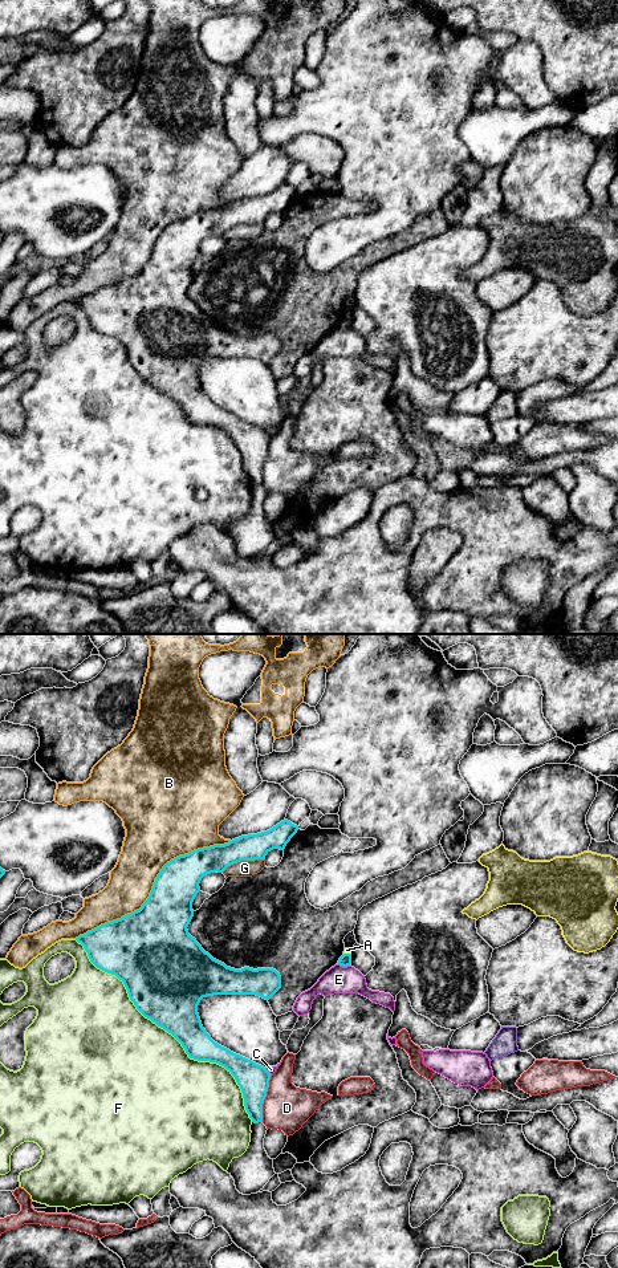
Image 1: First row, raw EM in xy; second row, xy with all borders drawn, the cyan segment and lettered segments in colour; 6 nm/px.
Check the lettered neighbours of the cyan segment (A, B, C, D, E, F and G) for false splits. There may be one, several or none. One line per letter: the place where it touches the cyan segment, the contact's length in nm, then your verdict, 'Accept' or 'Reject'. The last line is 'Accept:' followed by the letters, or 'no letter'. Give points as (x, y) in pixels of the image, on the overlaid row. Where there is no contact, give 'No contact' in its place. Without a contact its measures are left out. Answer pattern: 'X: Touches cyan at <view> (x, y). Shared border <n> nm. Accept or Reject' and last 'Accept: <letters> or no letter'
A: Touches cyan at xy (348, 954). Shared border 50 nm. Reject
B: Touches cyan at xy (153, 886). Shared border 1100 nm. Reject
C: Touches cyan at xy (268, 1072). Shared border 60 nm. Reject
D: Touches cyan at xy (264, 1098). Shared border 300 nm. Reject
E: Touches cyan at xy (344, 966). Shared border 70 nm. Reject
F: Touches cyan at xy (170, 1032). Shared border 1550 nm. Reject
G: Touches cyan at xy (243, 860). Shared border 280 nm. Reject
Accept: no letter

